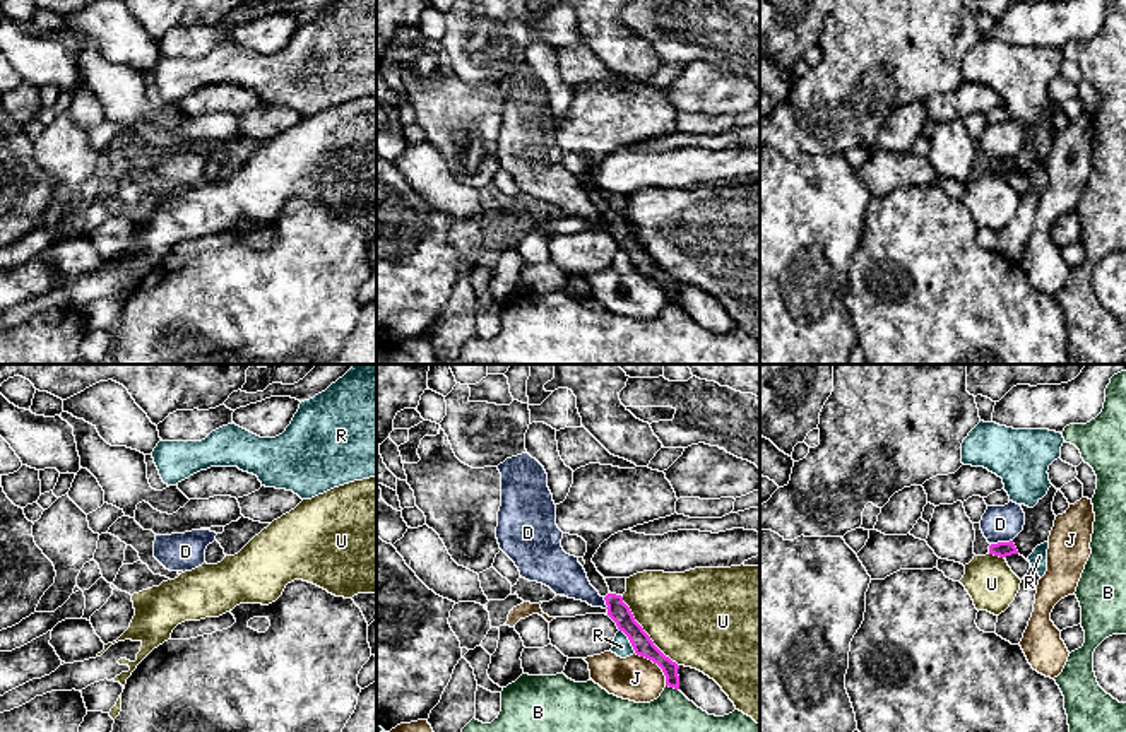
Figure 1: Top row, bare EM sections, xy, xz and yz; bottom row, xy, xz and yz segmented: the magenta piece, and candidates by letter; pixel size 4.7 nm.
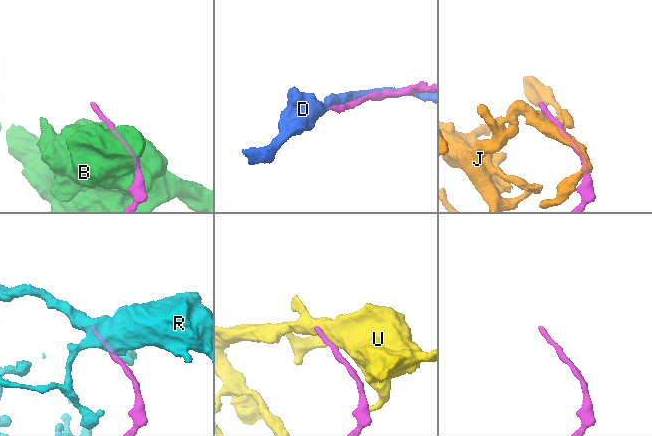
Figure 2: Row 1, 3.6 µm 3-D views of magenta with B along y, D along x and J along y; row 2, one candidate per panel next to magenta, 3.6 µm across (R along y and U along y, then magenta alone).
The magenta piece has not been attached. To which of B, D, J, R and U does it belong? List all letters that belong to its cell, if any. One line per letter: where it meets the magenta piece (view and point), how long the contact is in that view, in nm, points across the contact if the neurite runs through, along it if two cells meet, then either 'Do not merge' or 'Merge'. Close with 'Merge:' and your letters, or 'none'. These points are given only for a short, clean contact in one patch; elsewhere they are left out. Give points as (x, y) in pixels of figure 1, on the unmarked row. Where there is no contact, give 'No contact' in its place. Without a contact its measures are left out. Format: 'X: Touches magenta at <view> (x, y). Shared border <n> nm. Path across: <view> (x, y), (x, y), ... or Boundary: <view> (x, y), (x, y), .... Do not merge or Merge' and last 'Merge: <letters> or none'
B: Touches magenta at xz (673, 303). Shared border 70 nm. Do not merge
D: Touches magenta at yz (1001, 159). Shared border 110 nm. Do not merge
J: Touches magenta at xz (656, 279). Shared border 220 nm. Do not merge
R: Touches magenta at xz (630, 259). Shared border 130 nm. Boundary: xz (620, 247), (635, 269). Do not merge
U: Touches magenta at xz (644, 248). Shared border 440 nm. Boundary: xz (620, 212), (649, 255), (678, 283). Do not merge
Merge: none

